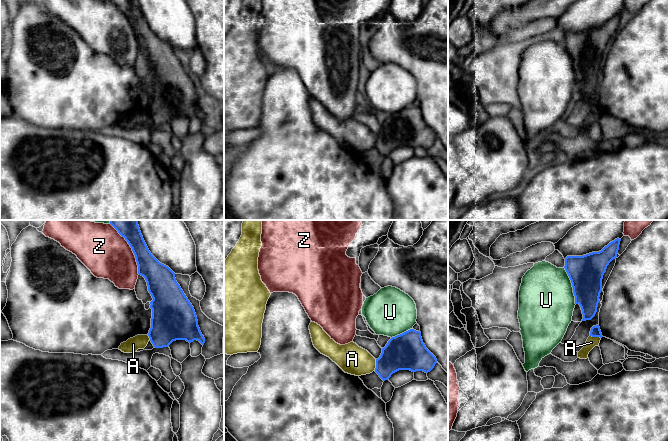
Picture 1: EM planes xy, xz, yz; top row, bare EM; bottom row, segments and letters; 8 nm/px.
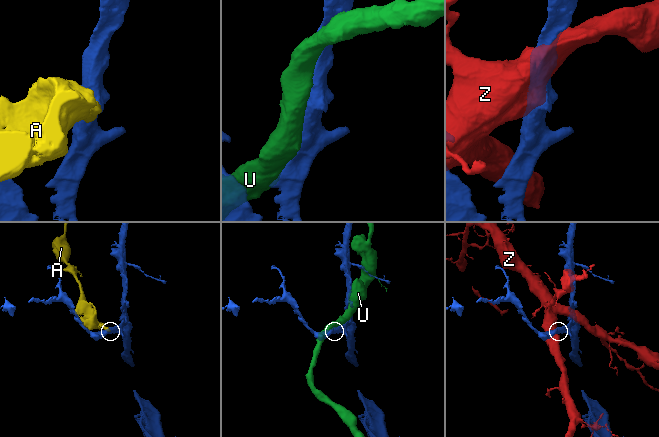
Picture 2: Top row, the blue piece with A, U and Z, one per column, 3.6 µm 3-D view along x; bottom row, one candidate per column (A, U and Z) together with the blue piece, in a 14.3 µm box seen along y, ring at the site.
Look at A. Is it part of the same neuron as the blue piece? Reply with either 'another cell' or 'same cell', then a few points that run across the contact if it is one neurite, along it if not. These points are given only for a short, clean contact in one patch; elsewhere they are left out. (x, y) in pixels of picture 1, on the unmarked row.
another cell | xz (376, 135), (374, 146)

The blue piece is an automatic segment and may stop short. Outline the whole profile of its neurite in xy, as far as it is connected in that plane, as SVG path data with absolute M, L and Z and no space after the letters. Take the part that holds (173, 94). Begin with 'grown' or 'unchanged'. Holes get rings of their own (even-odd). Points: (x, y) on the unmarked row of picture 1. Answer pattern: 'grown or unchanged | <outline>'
unchanged | M111 0L125 14L135 31L138 50L147 58L153 76L148 112L155 124L168 123L173 117L194 116L202 121L205 114L198 102L194 83L177 59L175 49L149 27L138 0Z

